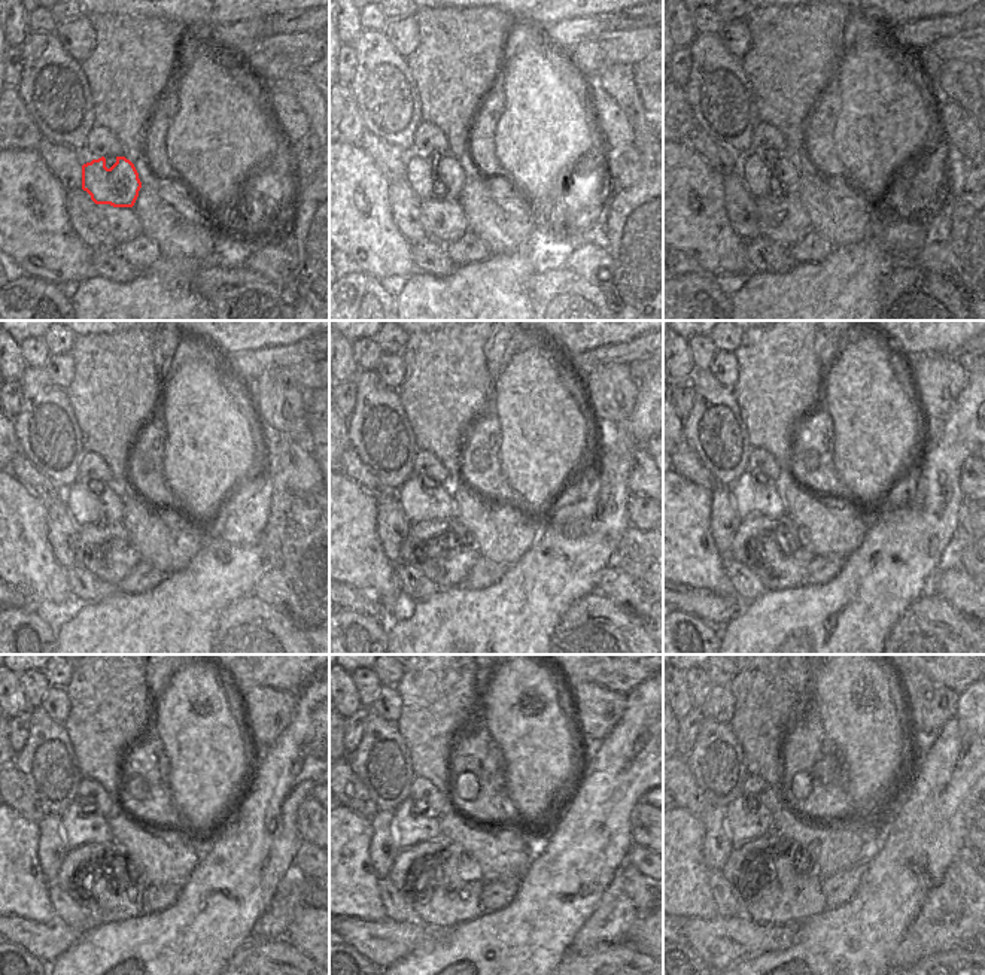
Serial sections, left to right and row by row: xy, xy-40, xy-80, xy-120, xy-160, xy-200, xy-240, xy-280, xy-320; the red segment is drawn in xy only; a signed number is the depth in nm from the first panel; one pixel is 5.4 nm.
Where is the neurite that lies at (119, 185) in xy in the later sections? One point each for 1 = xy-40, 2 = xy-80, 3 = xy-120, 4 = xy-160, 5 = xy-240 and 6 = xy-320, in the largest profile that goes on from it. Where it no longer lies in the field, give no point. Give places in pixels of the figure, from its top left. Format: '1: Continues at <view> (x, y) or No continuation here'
1: Continues at xy-40 (441, 176)
2: Continues at xy-80 (771, 172)
3: Continues at xy-120 (91, 501)
4: Continues at xy-160 (420, 498)
5: Continues at xy-240 (79, 823)
6: Continues at xy-320 (745, 822).

